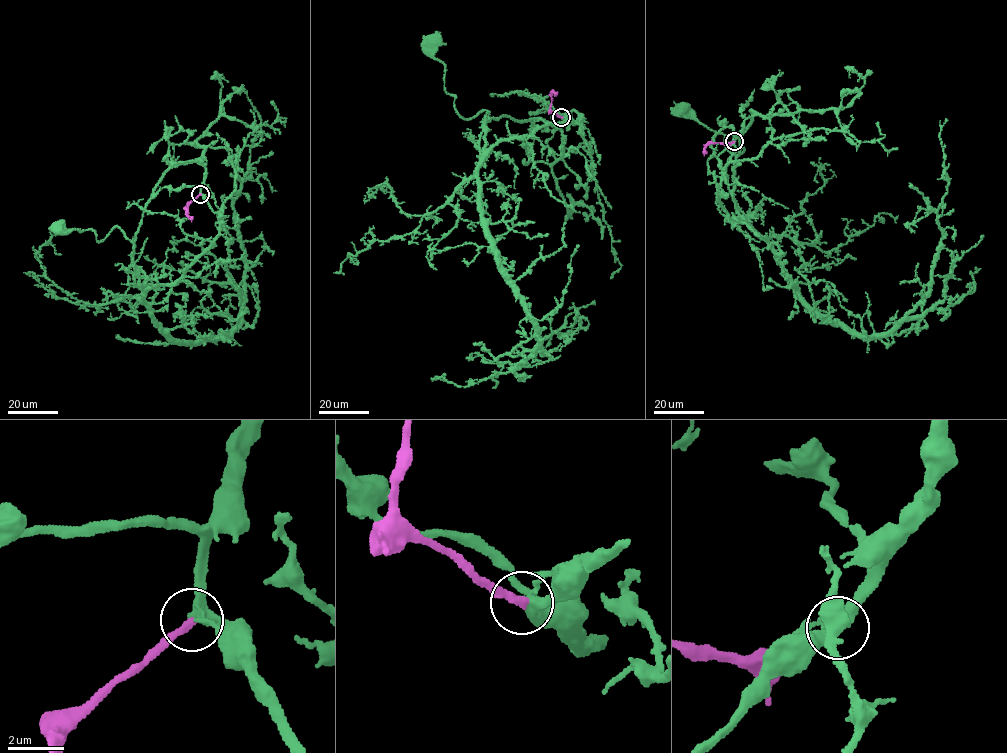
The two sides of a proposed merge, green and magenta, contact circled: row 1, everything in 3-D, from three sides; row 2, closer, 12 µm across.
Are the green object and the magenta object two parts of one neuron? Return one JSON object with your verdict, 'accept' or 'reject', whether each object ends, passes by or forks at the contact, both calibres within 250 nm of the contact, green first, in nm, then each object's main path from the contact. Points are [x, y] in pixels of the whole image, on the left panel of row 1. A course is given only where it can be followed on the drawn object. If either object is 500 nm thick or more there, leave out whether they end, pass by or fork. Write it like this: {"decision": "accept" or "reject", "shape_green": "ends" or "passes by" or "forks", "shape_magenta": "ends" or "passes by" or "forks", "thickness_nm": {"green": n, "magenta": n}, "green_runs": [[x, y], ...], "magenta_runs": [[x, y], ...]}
{"decision": "accept", "shape_green": "passes by", "shape_magenta": "ends", "thickness_nm": {"green": 360, "magenta": 320}, "green_runs": [[200, 194], [203, 165], [165, 173], [134, 268], [117, 226], [98, 242], [93, 230], [58, 230]], "magenta_runs": [[200, 194], [186, 208], [191, 221]]}

